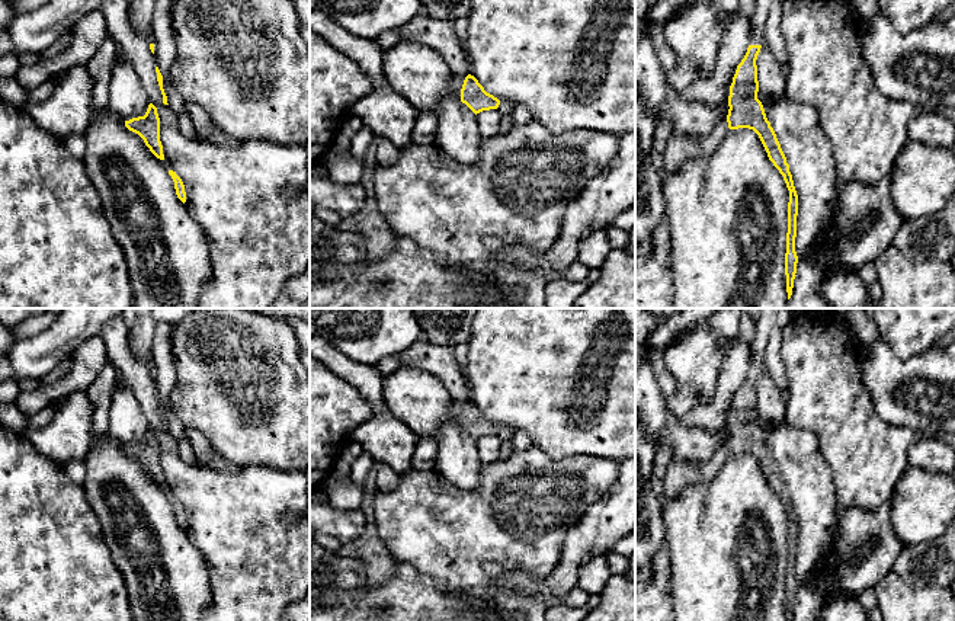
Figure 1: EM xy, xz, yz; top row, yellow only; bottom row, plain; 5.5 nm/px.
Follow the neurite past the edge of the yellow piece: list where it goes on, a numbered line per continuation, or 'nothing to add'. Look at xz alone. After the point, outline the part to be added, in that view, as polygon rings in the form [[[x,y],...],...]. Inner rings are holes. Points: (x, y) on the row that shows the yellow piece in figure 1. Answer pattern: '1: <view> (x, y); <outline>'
nothing to add

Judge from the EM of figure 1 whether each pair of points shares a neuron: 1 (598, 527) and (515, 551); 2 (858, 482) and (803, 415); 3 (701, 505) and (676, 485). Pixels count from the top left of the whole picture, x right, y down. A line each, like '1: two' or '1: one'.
1: two
2: one
3: two

